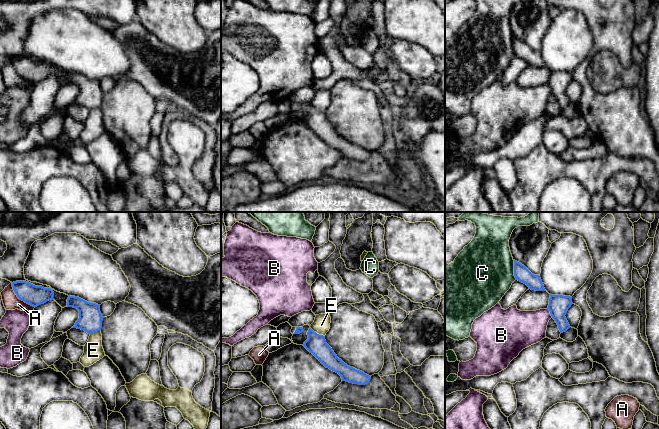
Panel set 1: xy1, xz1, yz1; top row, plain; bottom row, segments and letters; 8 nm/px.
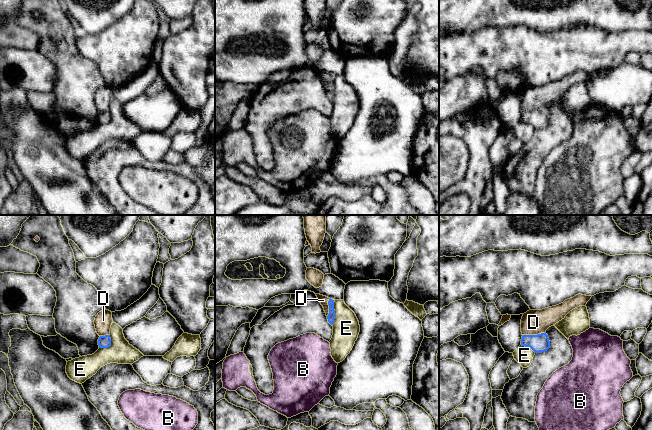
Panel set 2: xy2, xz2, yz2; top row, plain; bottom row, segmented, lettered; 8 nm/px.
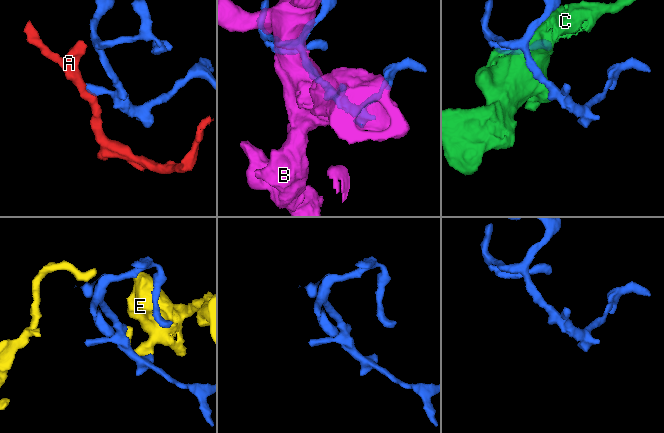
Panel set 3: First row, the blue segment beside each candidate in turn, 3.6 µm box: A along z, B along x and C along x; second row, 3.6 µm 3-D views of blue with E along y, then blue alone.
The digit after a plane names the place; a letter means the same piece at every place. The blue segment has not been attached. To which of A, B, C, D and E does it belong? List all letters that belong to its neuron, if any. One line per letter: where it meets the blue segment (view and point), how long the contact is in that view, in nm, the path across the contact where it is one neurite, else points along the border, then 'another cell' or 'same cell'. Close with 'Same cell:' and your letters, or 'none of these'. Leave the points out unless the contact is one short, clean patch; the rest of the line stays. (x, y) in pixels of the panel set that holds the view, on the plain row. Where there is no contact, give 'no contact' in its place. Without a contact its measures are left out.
A: meets blue in xy1 at (19, 74); contact 280 nm long; border along xy1 (11, 59), (14, 69), (34, 83); another cell
B: meets blue in yz1 at (550, 89); contact 90 nm long; another cell
C: meets blue in yz1 at (514, 46); contact 160 nm long; another cell
D: meets blue in yz2 at (534, 111); contact 190 nm long; border along yz2 (545, 107), (539, 110), (523, 111); another cell
E: meets blue in xz2 at (334, 89); contact 200 nm long; another cell
Same cell: none of these

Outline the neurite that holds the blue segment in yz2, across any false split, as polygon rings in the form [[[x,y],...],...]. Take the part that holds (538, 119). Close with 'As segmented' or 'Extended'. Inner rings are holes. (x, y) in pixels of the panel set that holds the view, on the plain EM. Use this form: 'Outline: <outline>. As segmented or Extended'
Outline: [[[546,108],[538,111],[523,111],[521,121],[530,123],[535,129],[540,129],[550,124],[550,117]]]. As segmented

